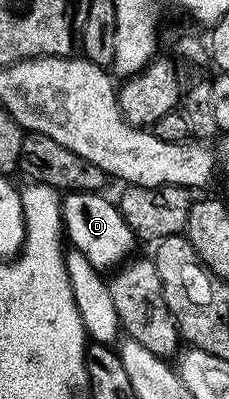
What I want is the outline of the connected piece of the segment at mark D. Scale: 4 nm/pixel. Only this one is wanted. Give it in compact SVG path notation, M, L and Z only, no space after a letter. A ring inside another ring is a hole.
M100 191L68 193L61 201L61 222L68 243L70 240L73 243L70 245L76 252L83 254L93 268L113 270L134 255L133 247L138 247L139 241L123 218L120 207L101 195L105 194Z

